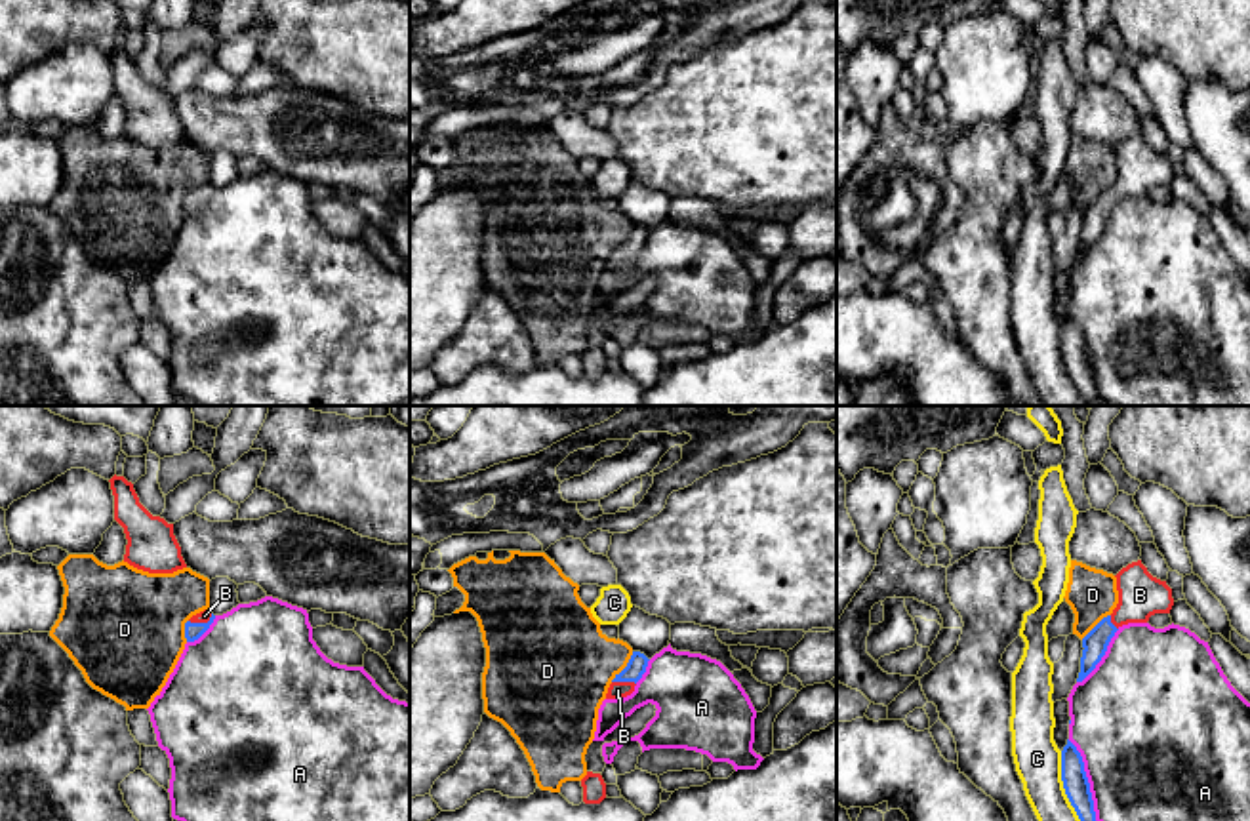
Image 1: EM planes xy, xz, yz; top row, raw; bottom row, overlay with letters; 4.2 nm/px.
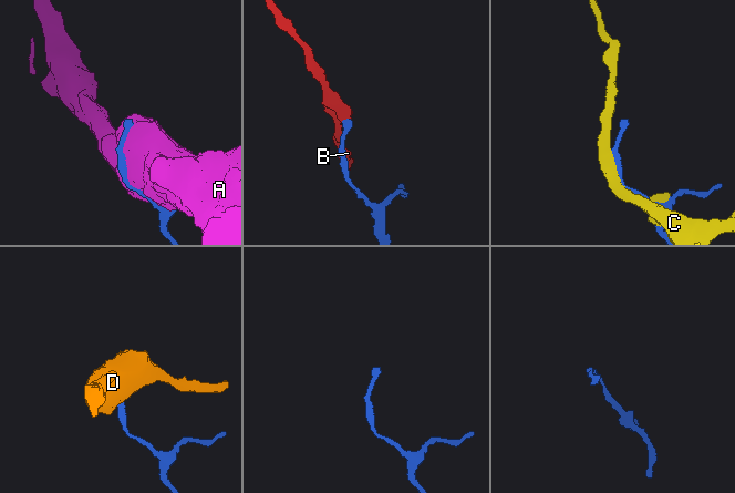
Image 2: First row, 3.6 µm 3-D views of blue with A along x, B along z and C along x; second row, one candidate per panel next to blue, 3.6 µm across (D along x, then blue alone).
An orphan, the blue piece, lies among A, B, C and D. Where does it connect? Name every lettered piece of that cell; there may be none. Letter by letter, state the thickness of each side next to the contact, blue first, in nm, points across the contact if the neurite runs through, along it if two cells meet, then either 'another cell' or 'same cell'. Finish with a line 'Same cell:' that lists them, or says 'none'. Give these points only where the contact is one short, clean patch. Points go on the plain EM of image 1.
A: 110 nm thick on the blue side, 480 nm on the other; another cell
B: 80 nm thick on the blue side, 80 nm on the other; runs through xz (637, 239), (624, 254), (618, 263); same cell
C: 110 nm thick on the blue side, 200 nm on the other; another cell
D: 80 nm thick on the blue side, 400 nm on the other; another cell
Same cell: B

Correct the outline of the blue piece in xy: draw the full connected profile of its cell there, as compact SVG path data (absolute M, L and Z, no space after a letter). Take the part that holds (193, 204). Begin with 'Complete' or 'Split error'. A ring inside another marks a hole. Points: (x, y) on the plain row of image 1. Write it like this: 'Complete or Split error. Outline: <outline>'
Split error. Outline: M204 183L204 185L192 189L185 196L185 211L187 211L187 215L198 213L210 202L213 192L215 192L215 189L210 183Z

